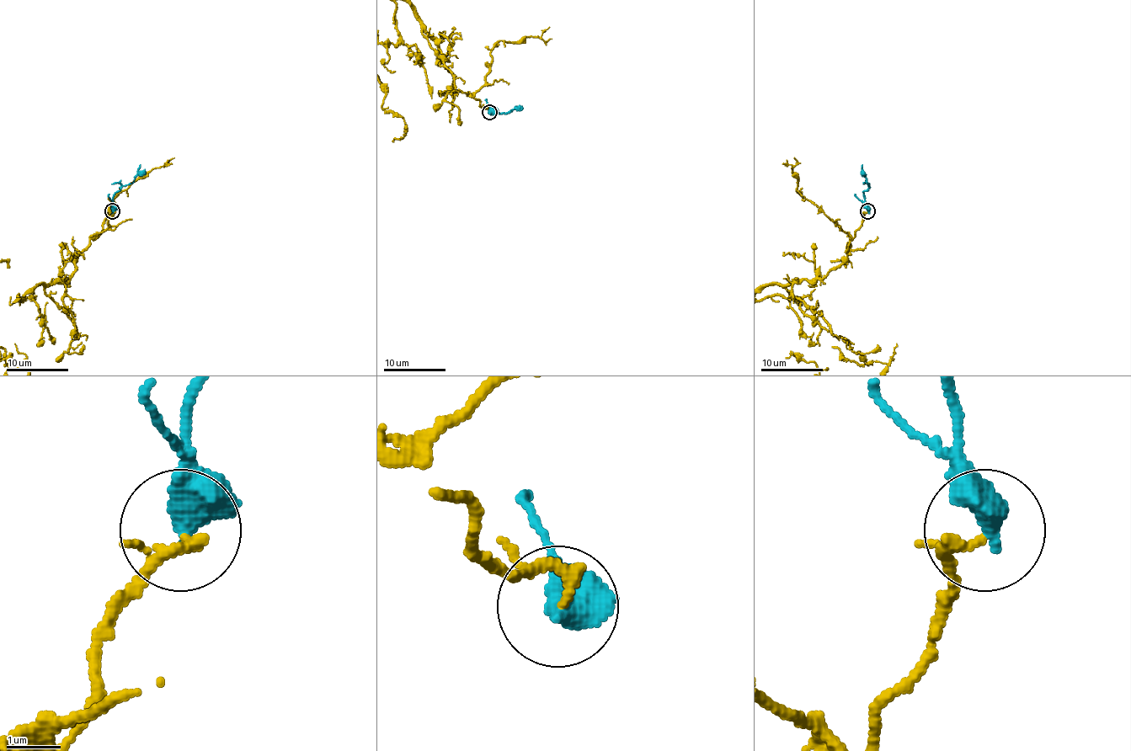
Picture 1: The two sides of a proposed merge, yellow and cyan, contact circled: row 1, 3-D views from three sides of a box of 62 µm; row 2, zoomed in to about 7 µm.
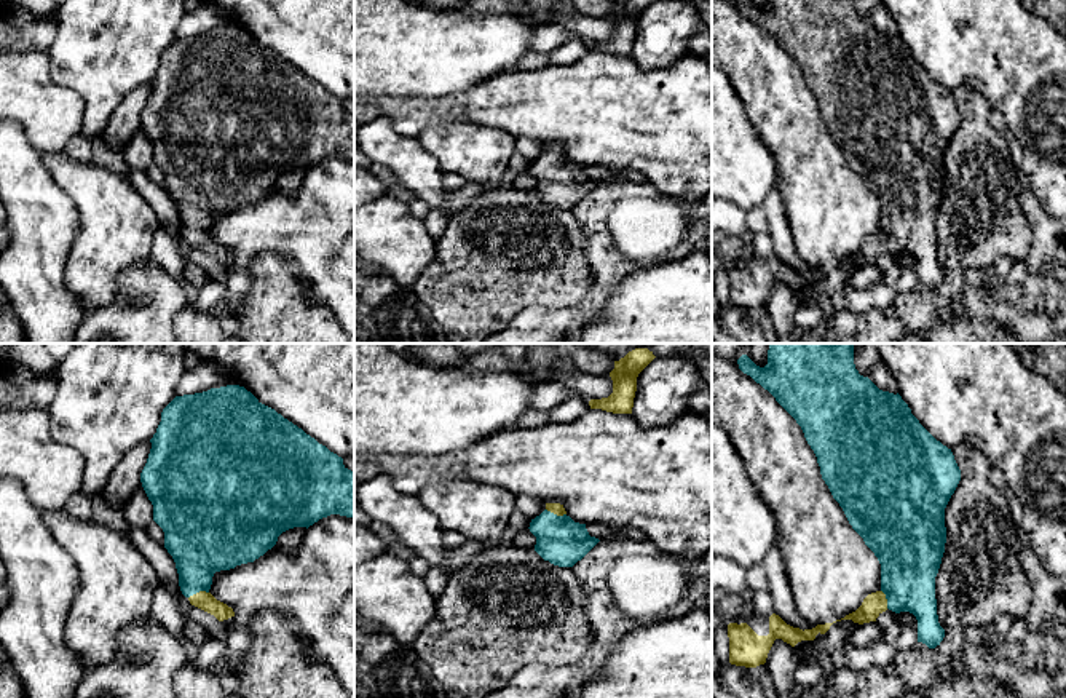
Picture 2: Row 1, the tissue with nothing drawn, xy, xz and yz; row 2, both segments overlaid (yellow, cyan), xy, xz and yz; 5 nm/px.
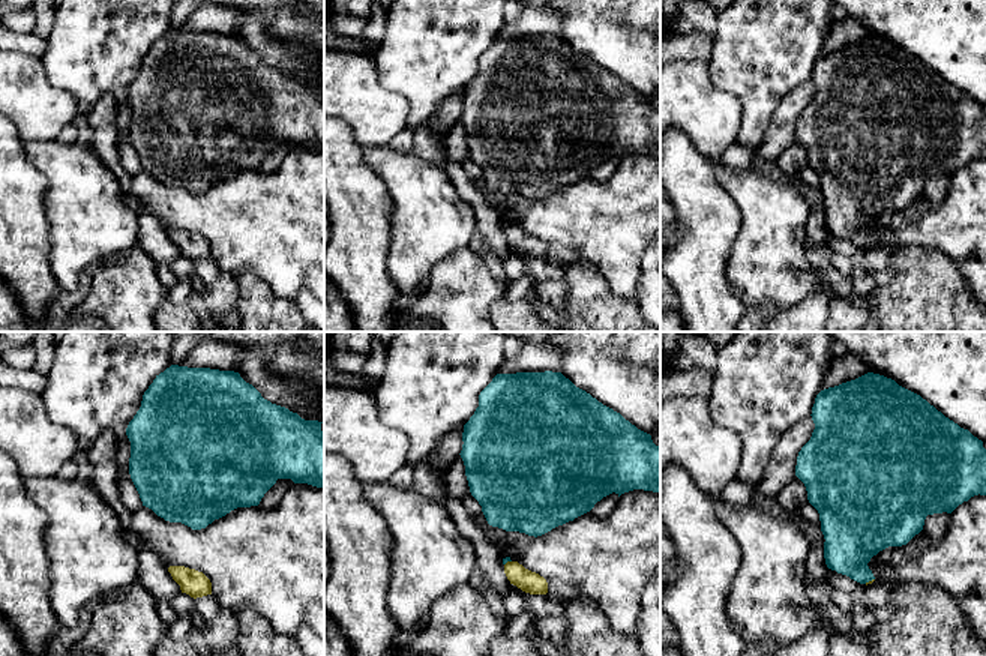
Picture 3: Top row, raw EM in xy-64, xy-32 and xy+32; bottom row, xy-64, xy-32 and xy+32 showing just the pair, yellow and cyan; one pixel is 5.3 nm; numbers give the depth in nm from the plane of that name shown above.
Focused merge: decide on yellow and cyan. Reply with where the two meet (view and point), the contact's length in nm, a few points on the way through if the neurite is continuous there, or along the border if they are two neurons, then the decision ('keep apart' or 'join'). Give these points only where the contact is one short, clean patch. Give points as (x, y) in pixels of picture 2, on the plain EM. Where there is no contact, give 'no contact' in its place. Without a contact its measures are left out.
xy (200, 233) | 110 nm | across xy (205, 243), (200, 233), (201, 184) | join

